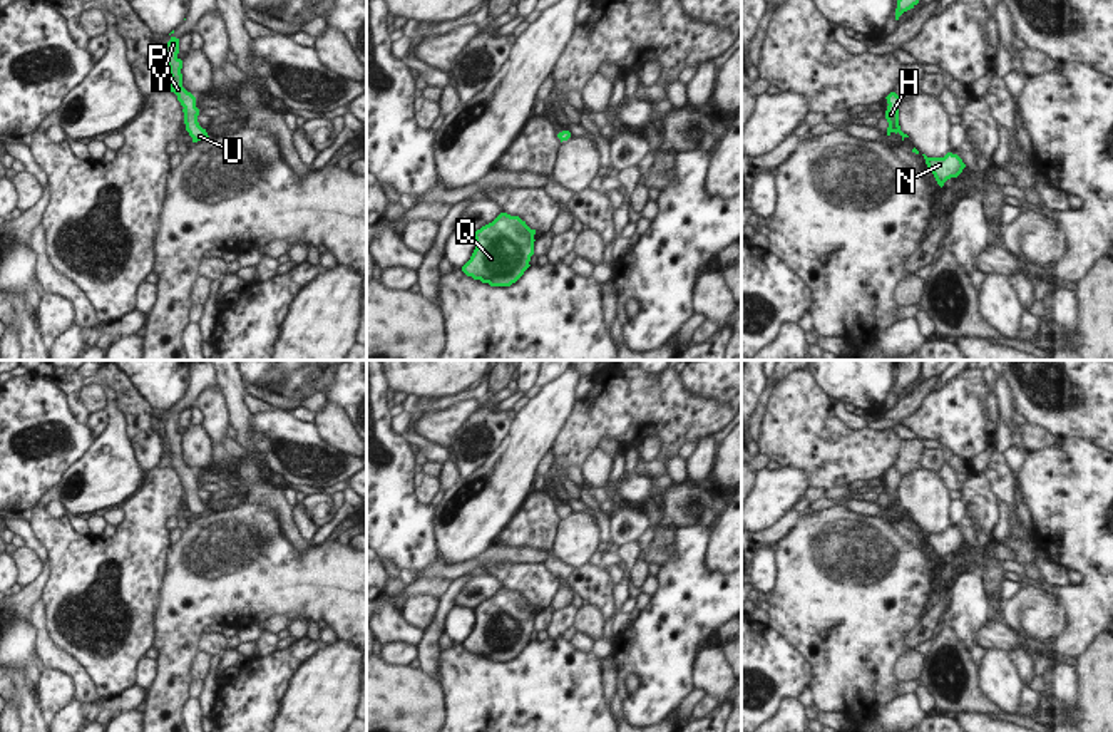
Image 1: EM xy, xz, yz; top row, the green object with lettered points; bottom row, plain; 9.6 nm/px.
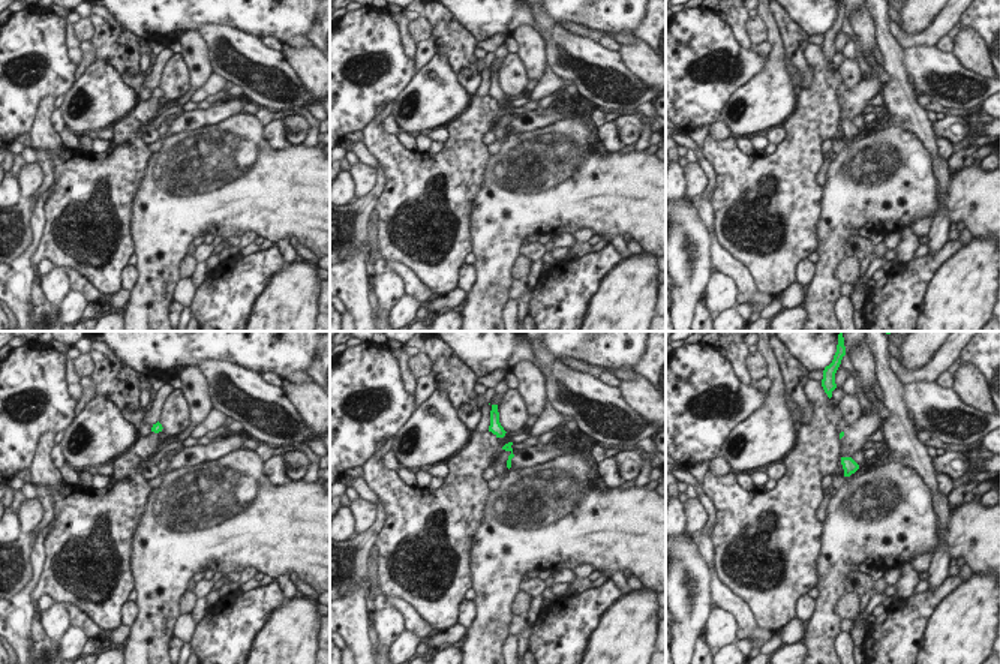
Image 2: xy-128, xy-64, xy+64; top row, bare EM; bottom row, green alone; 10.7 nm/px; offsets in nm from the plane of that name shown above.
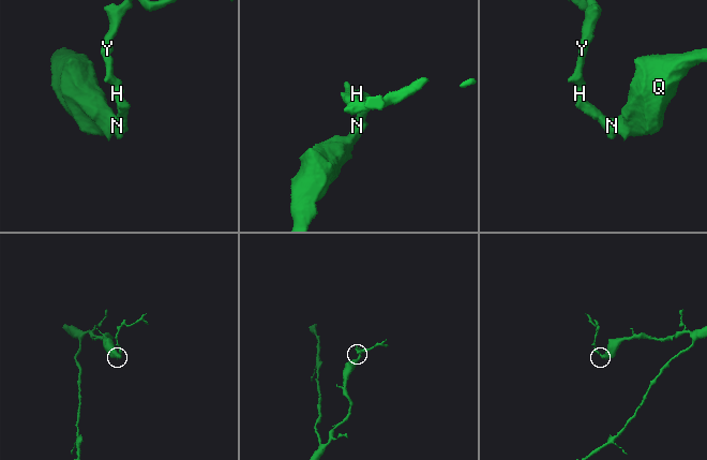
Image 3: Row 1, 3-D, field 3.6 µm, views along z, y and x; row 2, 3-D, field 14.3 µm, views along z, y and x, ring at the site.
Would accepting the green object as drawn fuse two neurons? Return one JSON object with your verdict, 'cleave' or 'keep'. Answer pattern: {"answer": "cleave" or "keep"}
{"answer": "keep"}

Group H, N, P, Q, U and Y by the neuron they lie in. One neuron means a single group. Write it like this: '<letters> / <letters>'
H N P Q U Y

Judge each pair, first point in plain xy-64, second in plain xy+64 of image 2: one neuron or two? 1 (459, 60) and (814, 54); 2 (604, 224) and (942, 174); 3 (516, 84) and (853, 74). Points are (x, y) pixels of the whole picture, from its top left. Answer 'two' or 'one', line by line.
1: two
2: two
3: one

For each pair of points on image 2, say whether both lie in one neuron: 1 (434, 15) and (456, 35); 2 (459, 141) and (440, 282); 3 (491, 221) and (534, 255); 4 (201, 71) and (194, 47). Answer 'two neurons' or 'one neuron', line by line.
1: one neuron
2: one neuron
3: two neurons
4: one neuron

